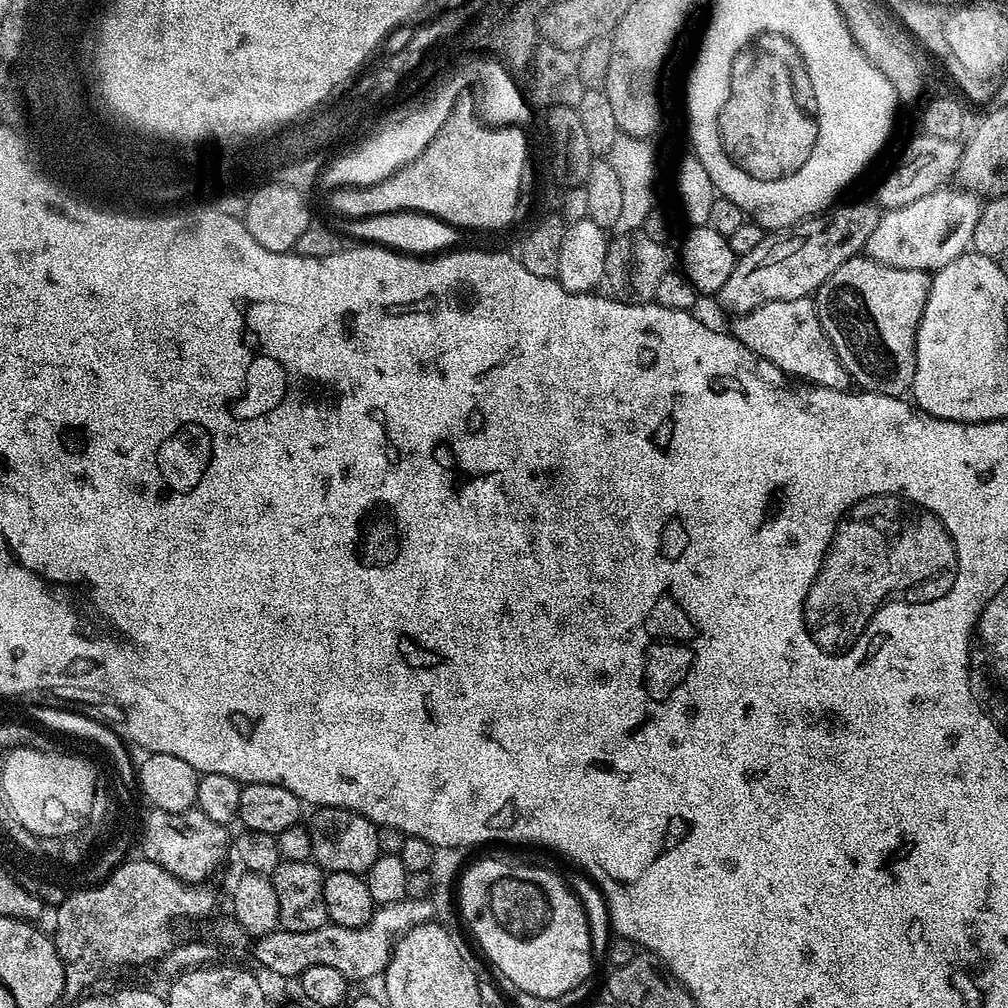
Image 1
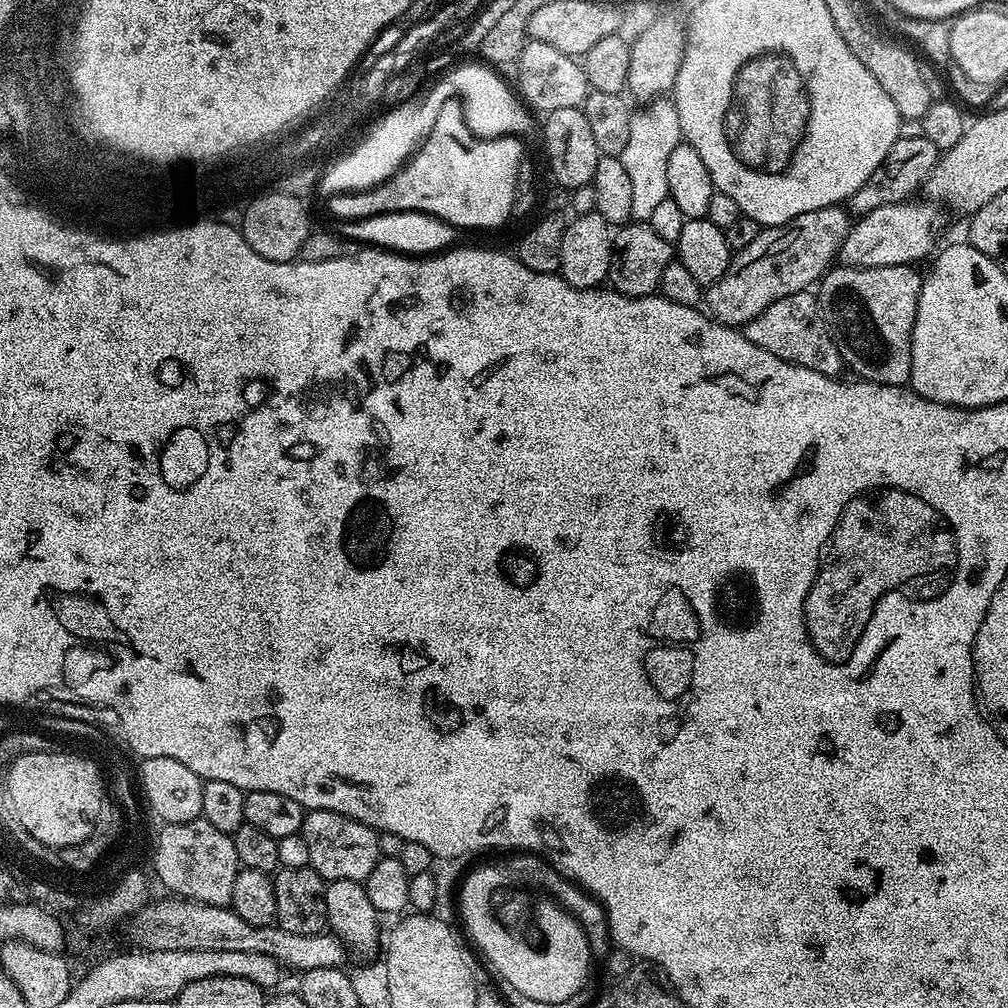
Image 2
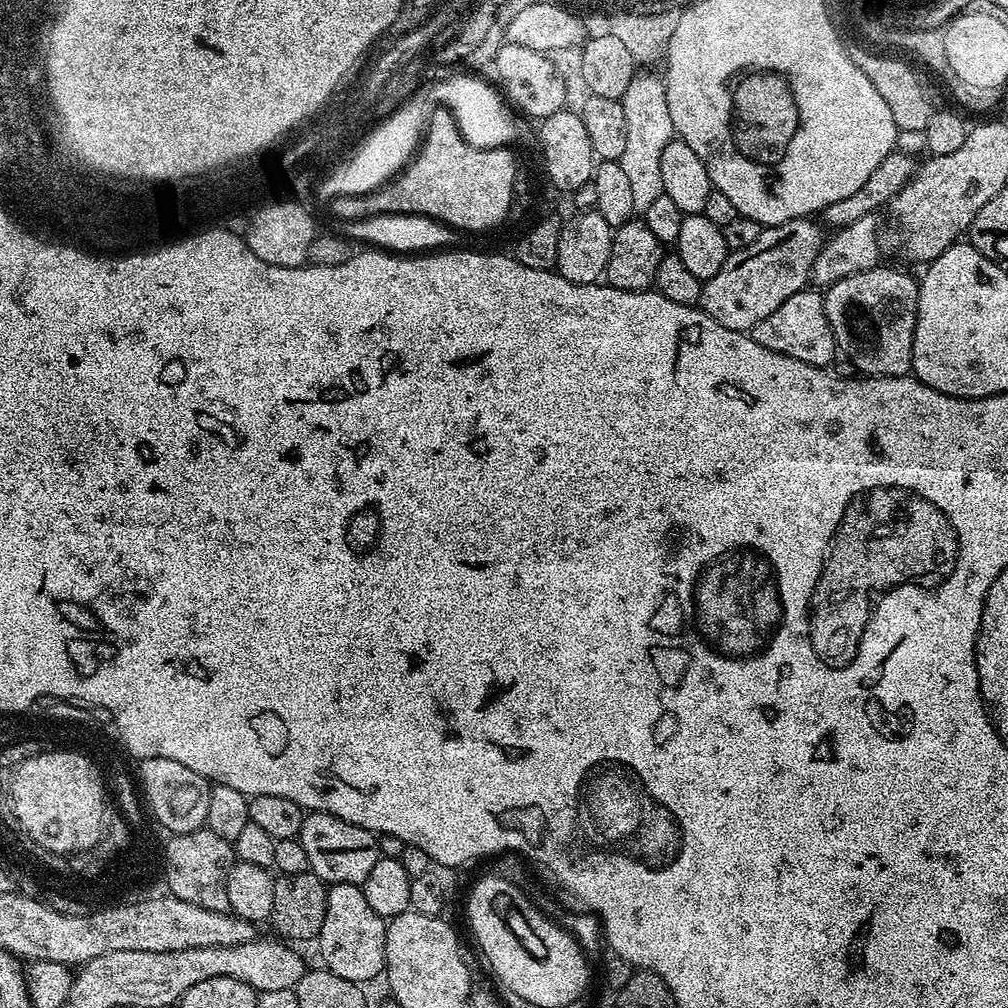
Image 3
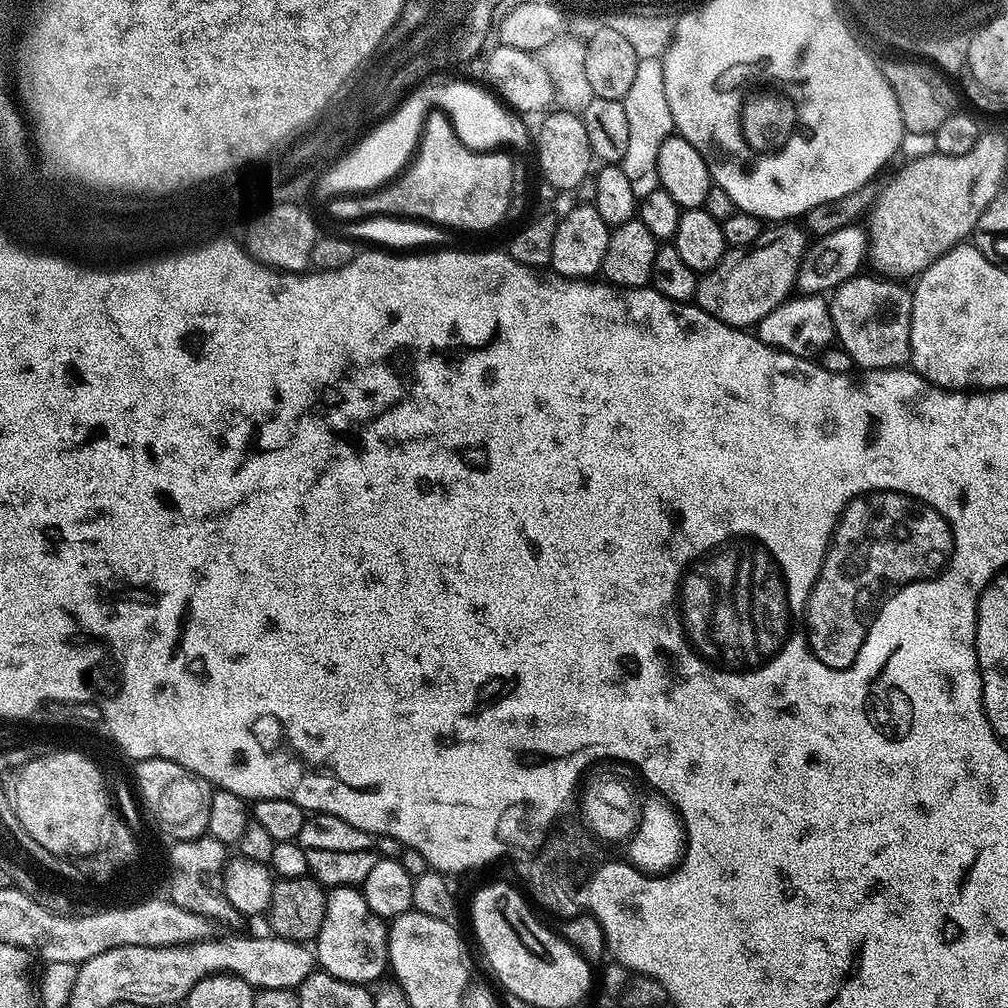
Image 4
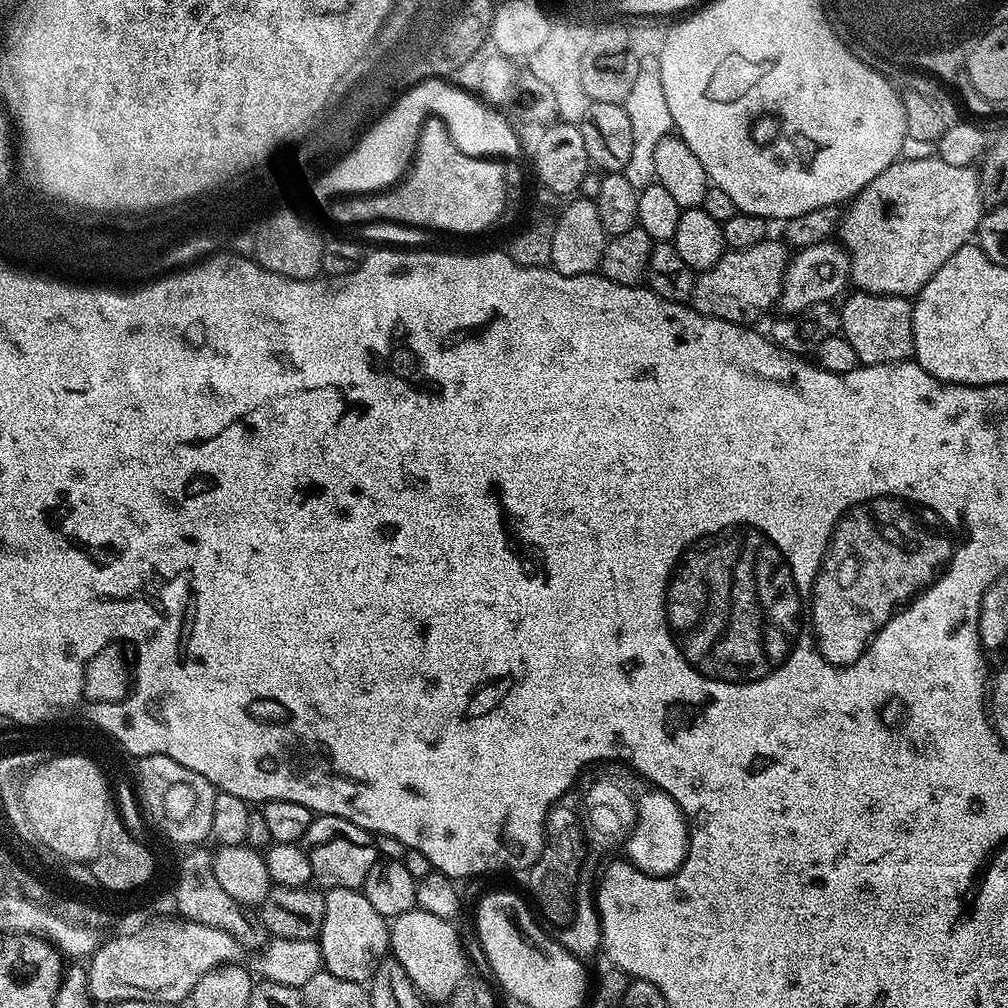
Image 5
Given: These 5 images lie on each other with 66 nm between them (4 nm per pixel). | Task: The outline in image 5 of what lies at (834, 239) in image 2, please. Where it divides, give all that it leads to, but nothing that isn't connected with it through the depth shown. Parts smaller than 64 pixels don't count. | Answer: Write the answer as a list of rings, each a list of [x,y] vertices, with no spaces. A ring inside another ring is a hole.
[[[769,238],[747,250],[725,250],[722,258],[696,277],[690,307],[703,316],[731,324],[755,325],[756,319],[780,299],[782,278],[788,268],[790,252],[779,239]]]

